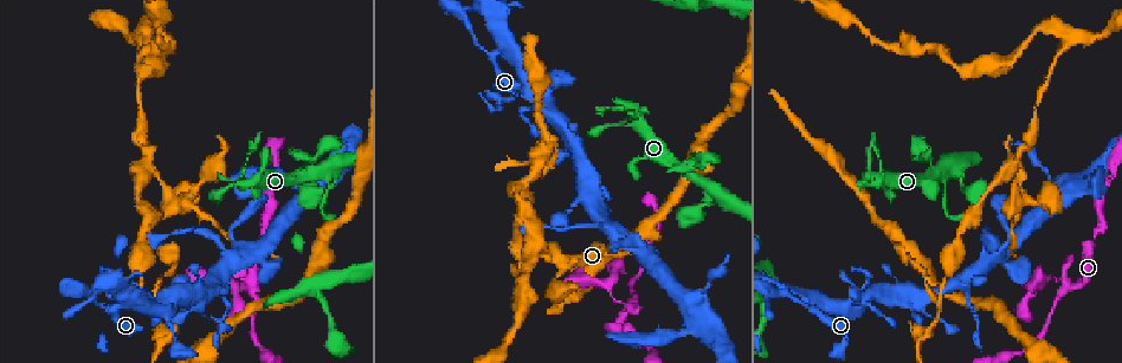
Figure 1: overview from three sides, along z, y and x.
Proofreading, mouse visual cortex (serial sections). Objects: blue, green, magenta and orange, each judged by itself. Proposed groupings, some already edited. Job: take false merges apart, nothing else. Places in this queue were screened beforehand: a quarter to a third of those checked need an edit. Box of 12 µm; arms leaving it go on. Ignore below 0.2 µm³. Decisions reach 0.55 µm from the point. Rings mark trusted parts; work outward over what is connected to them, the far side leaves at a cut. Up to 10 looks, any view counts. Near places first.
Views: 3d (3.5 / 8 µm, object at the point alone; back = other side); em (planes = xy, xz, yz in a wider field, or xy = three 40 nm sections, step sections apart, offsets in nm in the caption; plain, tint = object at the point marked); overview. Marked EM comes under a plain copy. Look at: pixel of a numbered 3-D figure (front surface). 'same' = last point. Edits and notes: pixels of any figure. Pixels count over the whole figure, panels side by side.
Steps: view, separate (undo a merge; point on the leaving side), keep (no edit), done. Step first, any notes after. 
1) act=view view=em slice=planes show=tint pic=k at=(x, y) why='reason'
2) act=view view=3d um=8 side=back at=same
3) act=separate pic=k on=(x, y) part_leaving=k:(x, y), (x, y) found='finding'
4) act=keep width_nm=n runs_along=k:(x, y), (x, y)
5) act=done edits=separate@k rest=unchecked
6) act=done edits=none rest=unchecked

act=view view=3d um=8 pic=1 at=(691, 181) why='a fork'

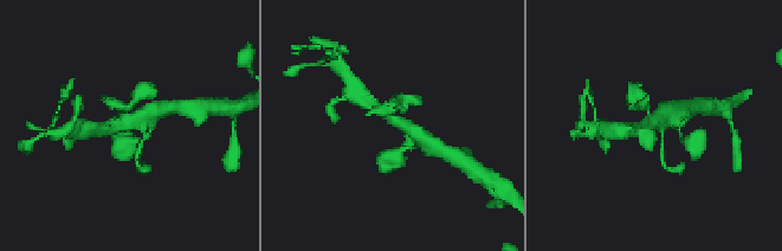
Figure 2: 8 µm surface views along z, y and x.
act=view view=em slice=xy step=3 show=tint pic=2 at=(396, 121) why='need the tissue'

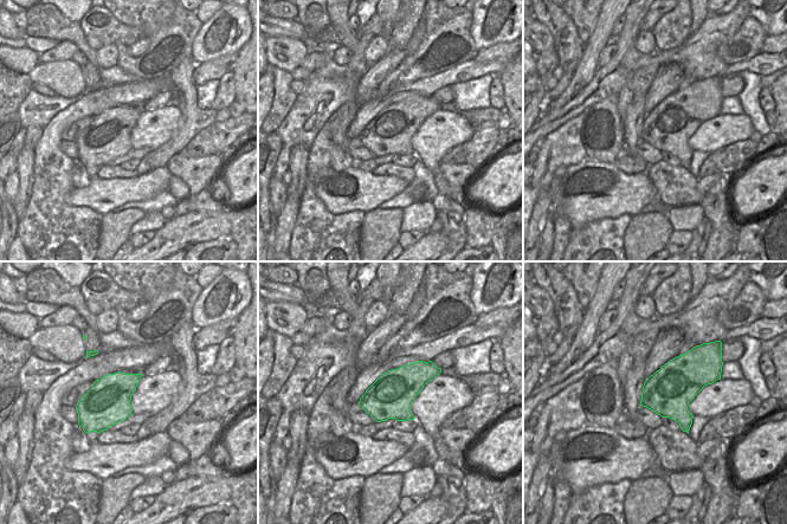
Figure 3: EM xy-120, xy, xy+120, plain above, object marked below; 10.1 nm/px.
act=keep runs_along=2:(367, 104), (408, 127), (418, 139) found='one cell here'

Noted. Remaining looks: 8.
act=view view=3d um=3.5 side=back pic=1 at=(616, 301) why='narrows sharply'

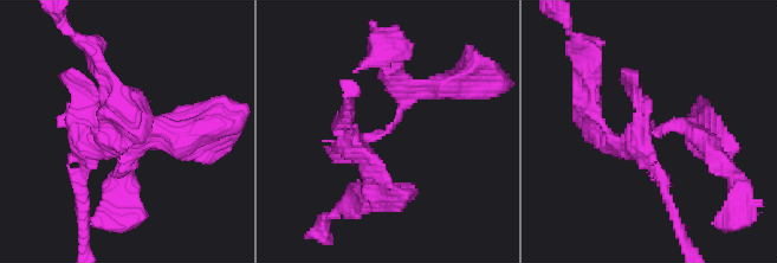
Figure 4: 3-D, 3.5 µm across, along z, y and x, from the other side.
act=view view=em slice=xy step=5 show=tint pic=4 at=(390, 128)

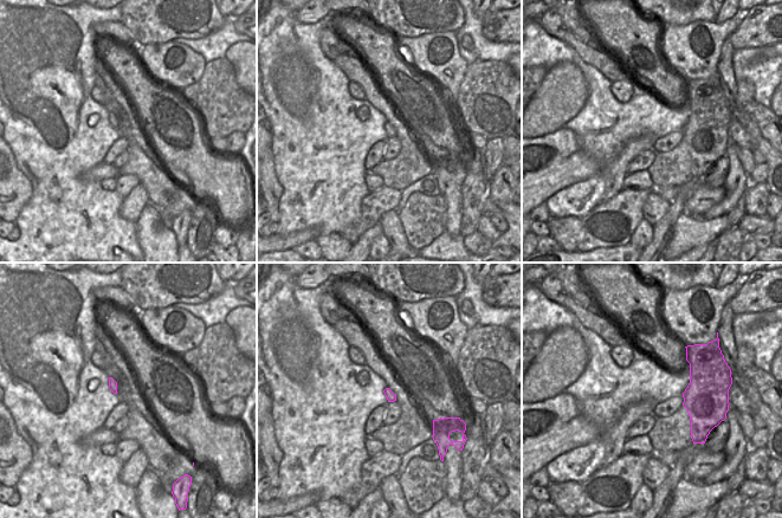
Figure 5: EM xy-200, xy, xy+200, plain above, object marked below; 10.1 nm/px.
act=view view=em slice=xy step=1 show=tint at=same

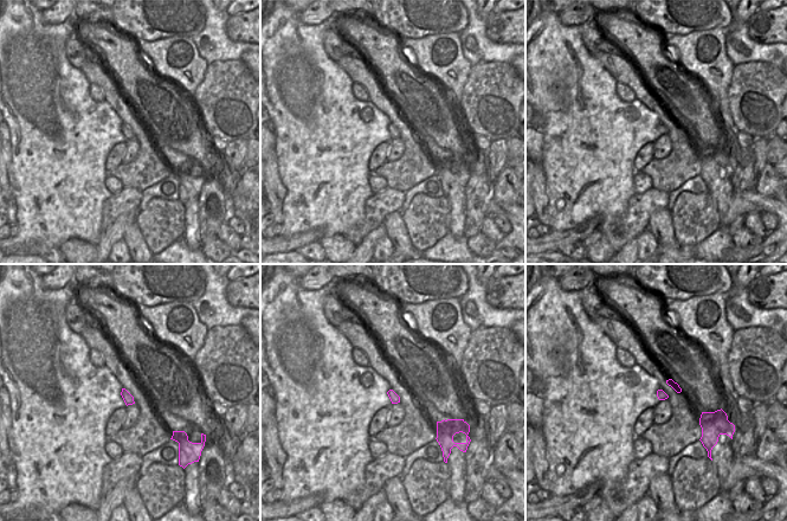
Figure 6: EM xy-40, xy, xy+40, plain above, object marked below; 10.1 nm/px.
act=keep runs_along=4:(613, 143), (700, 128) found='all the same cell'

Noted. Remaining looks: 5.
act=view view=3d um=3.5 side=back pic=1 at=(155, 171) why='branch point'

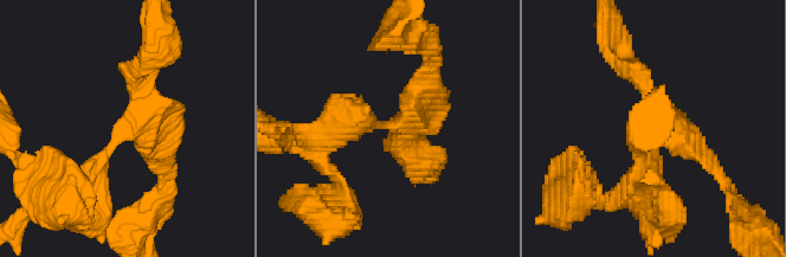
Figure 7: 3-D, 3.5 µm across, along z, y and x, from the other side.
act=view view=em slice=xy step=1 show=tint pic=7 at=(394, 126) why='shape alone is not enough'

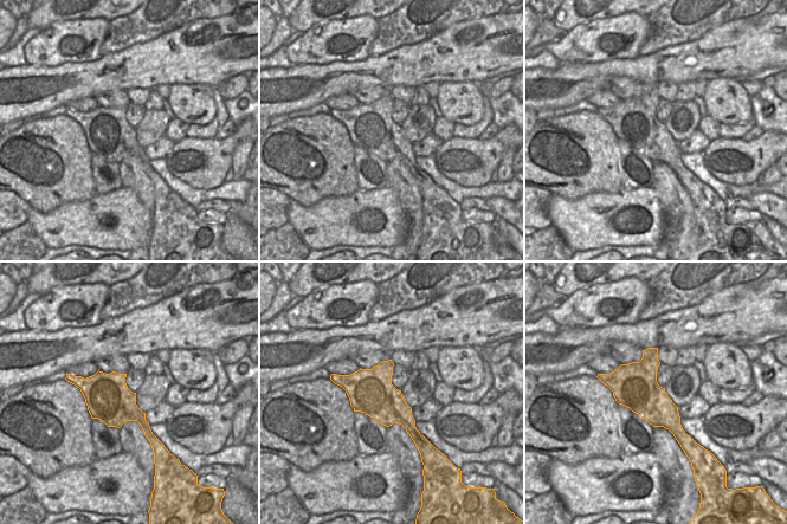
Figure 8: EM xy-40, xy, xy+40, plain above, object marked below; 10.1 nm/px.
act=keep found='all the same cell'

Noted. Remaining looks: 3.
act=view view=3d um=3.5 pic=1 at=(494, 52) why='side arm on a straight run'

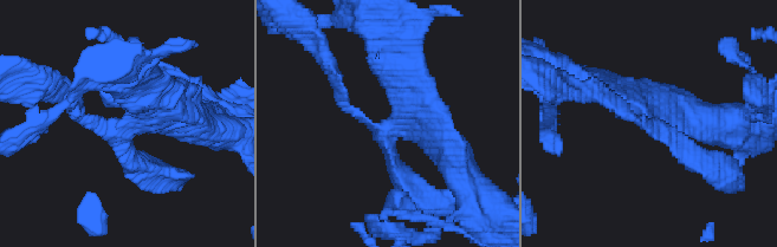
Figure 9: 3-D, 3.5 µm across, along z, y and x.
act=view view=em slice=xy step=5 show=tint pic=9 at=(127, 125)

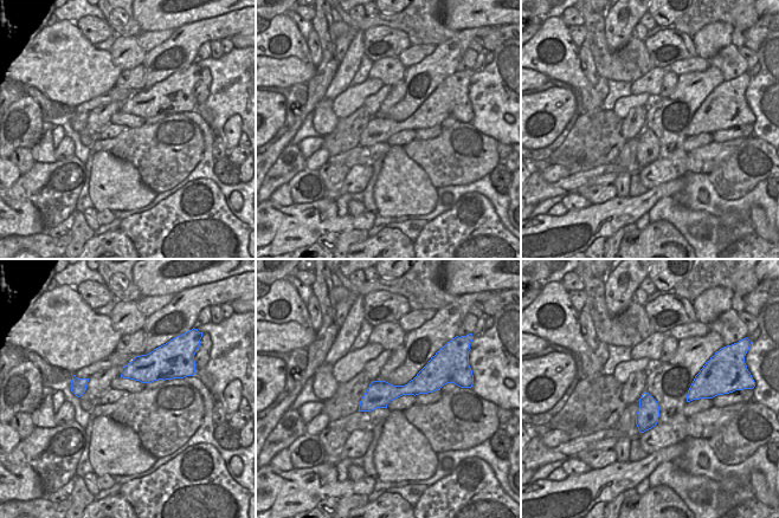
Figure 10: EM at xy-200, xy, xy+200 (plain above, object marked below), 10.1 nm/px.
act=keep width_nm=260 runs_along=9:(137, 167), (127, 123), (192, 119) found='continuous, no second cell'

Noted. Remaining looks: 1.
act=done edits=none rest=unchecked

